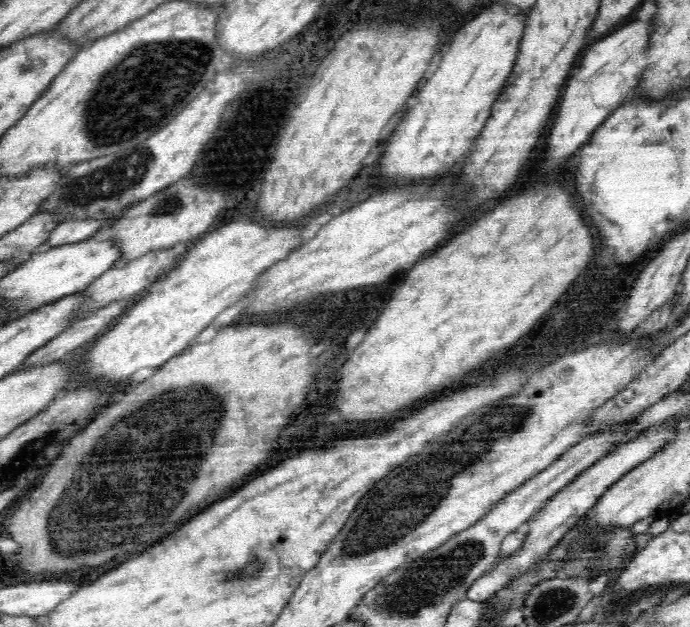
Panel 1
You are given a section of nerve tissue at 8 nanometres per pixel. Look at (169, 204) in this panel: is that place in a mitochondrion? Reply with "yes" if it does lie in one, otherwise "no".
no

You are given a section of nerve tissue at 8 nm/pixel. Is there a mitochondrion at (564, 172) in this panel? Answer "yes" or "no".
no

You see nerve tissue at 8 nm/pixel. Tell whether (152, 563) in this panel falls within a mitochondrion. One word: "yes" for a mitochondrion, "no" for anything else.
no

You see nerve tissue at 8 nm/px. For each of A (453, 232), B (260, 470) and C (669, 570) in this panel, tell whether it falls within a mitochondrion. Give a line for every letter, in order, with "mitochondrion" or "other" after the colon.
A: other
B: other
C: other

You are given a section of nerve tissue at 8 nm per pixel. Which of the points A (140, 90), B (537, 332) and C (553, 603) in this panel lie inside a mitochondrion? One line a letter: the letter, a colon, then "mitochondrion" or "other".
A: mitochondrion
B: other
C: mitochondrion

